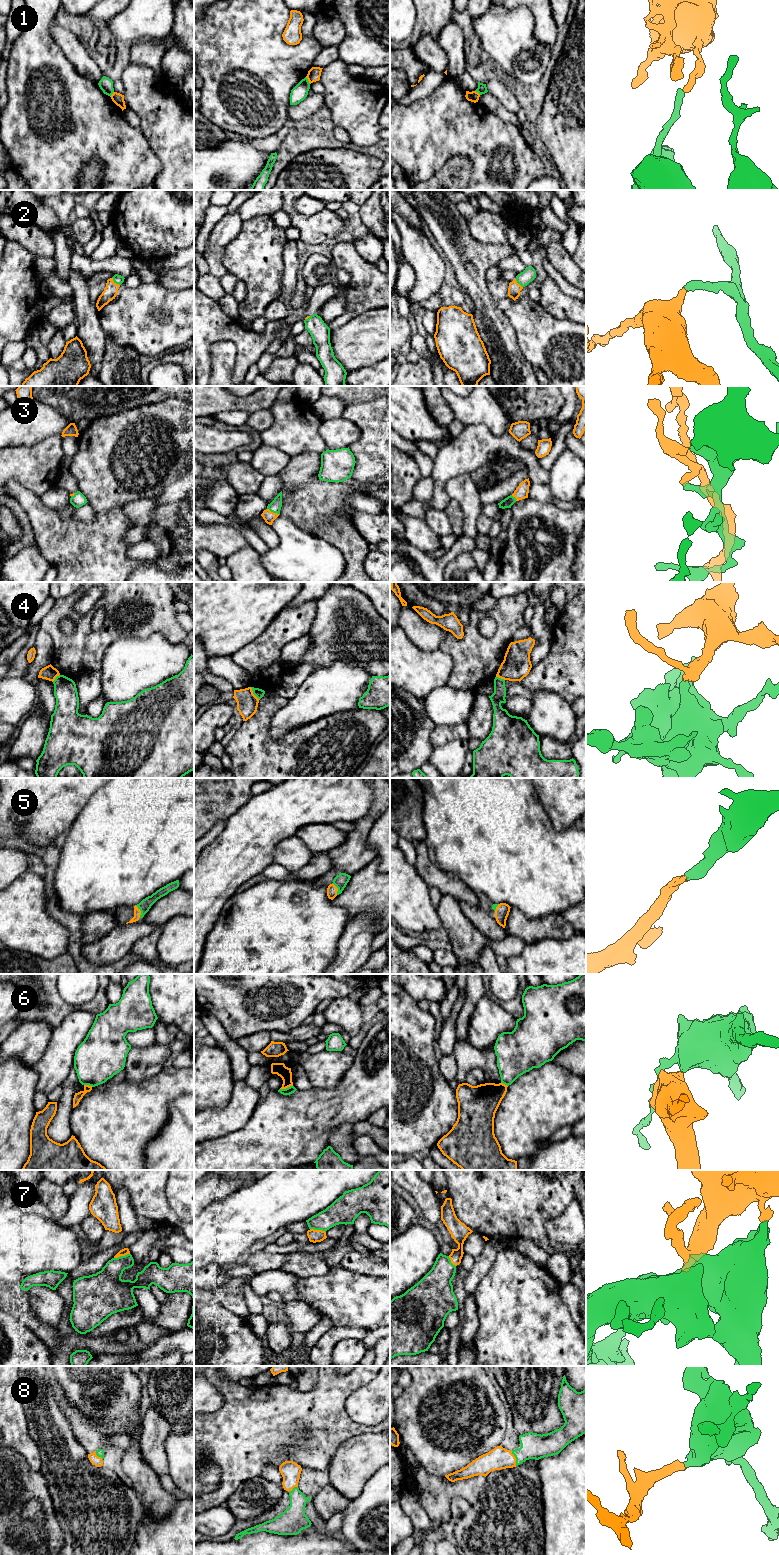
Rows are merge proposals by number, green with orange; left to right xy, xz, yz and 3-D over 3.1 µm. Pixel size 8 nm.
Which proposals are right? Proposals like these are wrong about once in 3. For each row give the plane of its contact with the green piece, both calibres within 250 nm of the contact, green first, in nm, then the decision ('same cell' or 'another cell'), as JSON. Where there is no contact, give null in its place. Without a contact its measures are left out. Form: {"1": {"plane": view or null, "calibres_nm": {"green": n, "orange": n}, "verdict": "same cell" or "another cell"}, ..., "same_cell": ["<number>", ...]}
{"1": {"plane": "xz", "calibres_nm": {"green": 120, "orange": 100}, "verdict": "another cell"}, "2": {"plane": "xy", "calibres_nm": {"green": 80, "orange": 110}, "verdict": "same cell"}, "3": {"plane": "xz", "calibres_nm": {"green": 100, "orange": 90}, "verdict": "same cell"}, "4": {"plane": "xz", "calibres_nm": {"green": 80, "orange": 170}, "verdict": "another cell"}, "5": {"plane": "xy", "calibres_nm": {"green": 90, "orange": 60}, "verdict": "same cell"}, "6": {"plane": "xz", "calibres_nm": {"green": 60, "orange": 100}, "verdict": "another cell"}, "7": {"plane": "xy", "calibres_nm": {"green": 240, "orange": 60}, "verdict": "same cell"}, "8": {"plane": "yz", "calibres_nm": {"green": 200, "orange": 180}, "verdict": "same cell"}, "same_cell": ["2", "3", "5", "7", "8"]}

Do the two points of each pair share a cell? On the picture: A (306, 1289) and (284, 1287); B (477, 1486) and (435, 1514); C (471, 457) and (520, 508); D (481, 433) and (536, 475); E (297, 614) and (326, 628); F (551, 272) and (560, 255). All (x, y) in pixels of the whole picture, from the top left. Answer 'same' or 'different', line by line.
A: different
B: same
C: different
D: same
E: different
F: different

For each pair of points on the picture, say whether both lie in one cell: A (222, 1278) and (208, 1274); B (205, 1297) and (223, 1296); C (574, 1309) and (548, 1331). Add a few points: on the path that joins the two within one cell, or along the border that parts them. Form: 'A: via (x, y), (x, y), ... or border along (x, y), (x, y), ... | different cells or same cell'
A: via (219, 1278), (211, 1277) | same cell
B: border along (212, 1292), (213, 1296), (231, 1311) | different cells
C: border along (559, 1291), (559, 1296), (566, 1305), (575, 1324) | different cells

